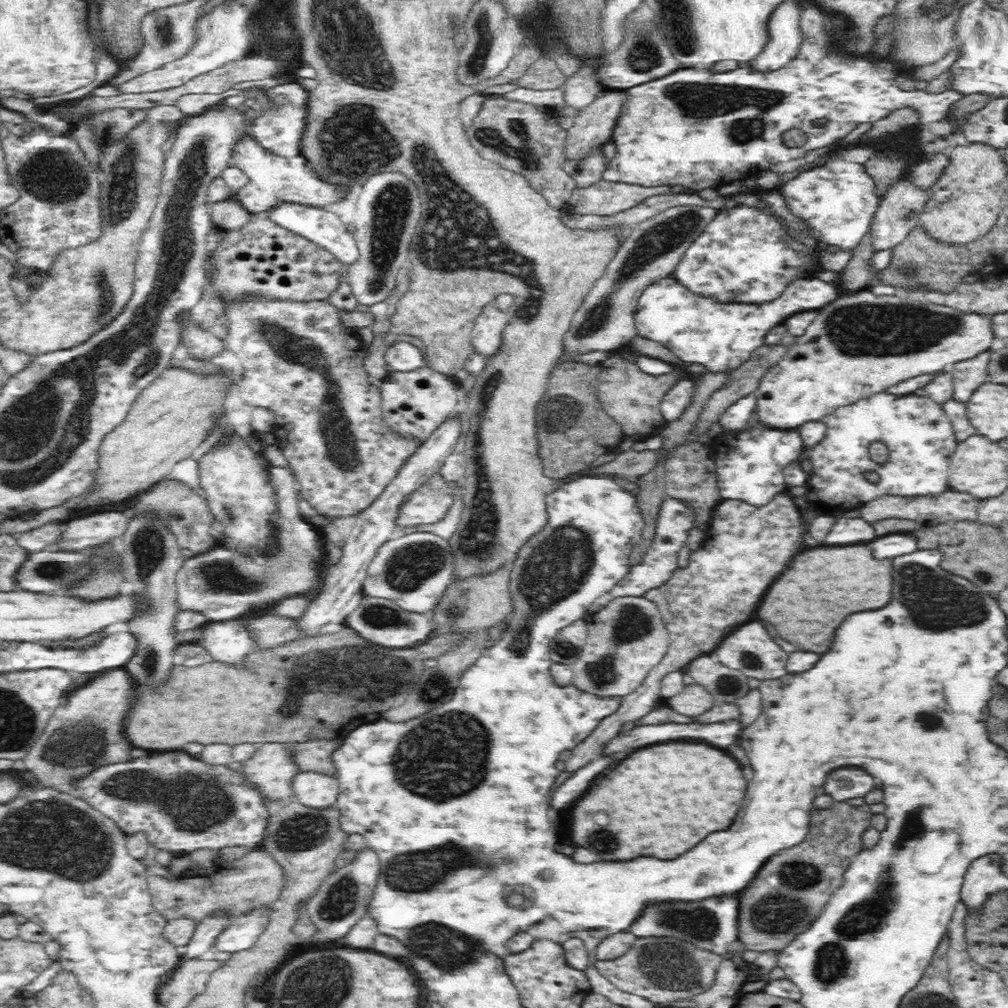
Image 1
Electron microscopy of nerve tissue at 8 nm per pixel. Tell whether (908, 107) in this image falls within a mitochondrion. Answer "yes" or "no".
no

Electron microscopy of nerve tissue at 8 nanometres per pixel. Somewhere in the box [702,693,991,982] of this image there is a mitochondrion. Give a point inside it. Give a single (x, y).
(771, 914)

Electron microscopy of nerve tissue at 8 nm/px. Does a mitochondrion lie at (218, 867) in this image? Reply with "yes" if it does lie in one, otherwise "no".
no

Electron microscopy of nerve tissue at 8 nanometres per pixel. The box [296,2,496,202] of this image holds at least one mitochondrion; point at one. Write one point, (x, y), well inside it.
(476, 60)

